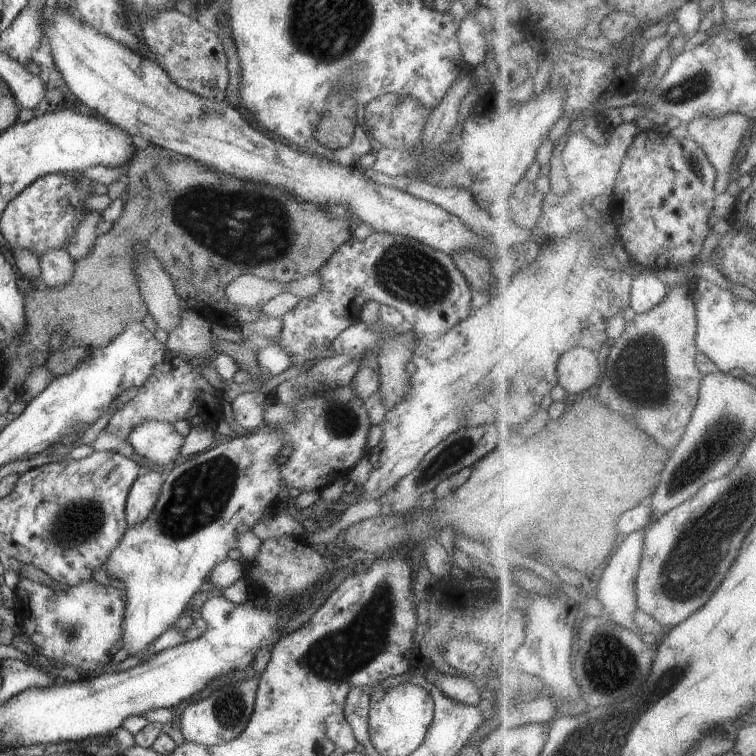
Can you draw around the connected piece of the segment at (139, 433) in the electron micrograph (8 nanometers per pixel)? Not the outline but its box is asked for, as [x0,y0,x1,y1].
[126,421,183,469]

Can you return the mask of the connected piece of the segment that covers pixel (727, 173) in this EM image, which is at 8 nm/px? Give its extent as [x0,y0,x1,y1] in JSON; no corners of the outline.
[686,113,753,195]

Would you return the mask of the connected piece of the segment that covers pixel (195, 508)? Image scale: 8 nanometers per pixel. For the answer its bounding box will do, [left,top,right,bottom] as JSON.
[102,425,286,655]

